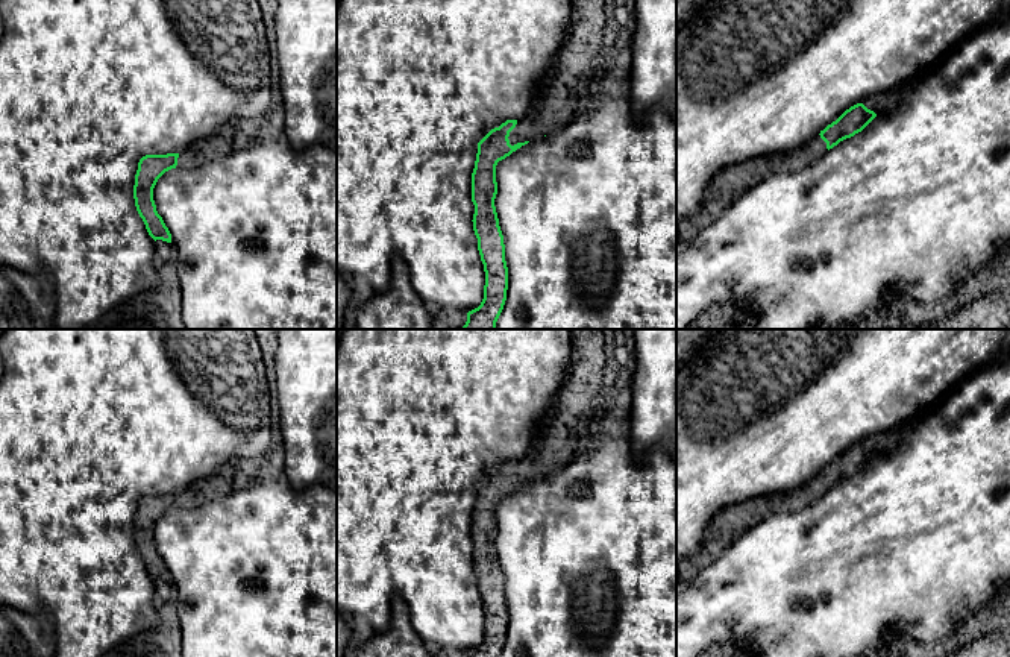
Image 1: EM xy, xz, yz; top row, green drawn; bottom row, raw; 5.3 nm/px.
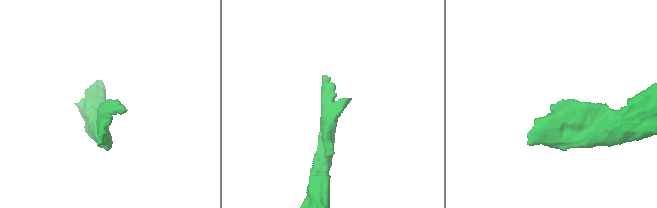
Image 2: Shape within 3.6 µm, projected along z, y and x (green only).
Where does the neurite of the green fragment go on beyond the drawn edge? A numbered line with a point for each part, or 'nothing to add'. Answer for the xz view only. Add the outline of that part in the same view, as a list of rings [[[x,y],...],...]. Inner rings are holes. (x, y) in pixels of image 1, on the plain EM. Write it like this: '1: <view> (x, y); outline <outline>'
1: xz (563, 431); outline [[[572,329],[572,358],[563,384],[510,484],[532,481],[566,466],[591,432],[588,414],[605,401],[605,329]]]

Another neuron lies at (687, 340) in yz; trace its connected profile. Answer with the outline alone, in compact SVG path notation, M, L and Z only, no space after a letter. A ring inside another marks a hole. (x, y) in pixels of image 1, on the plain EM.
M676 329L676 372L702 347L719 329Z

